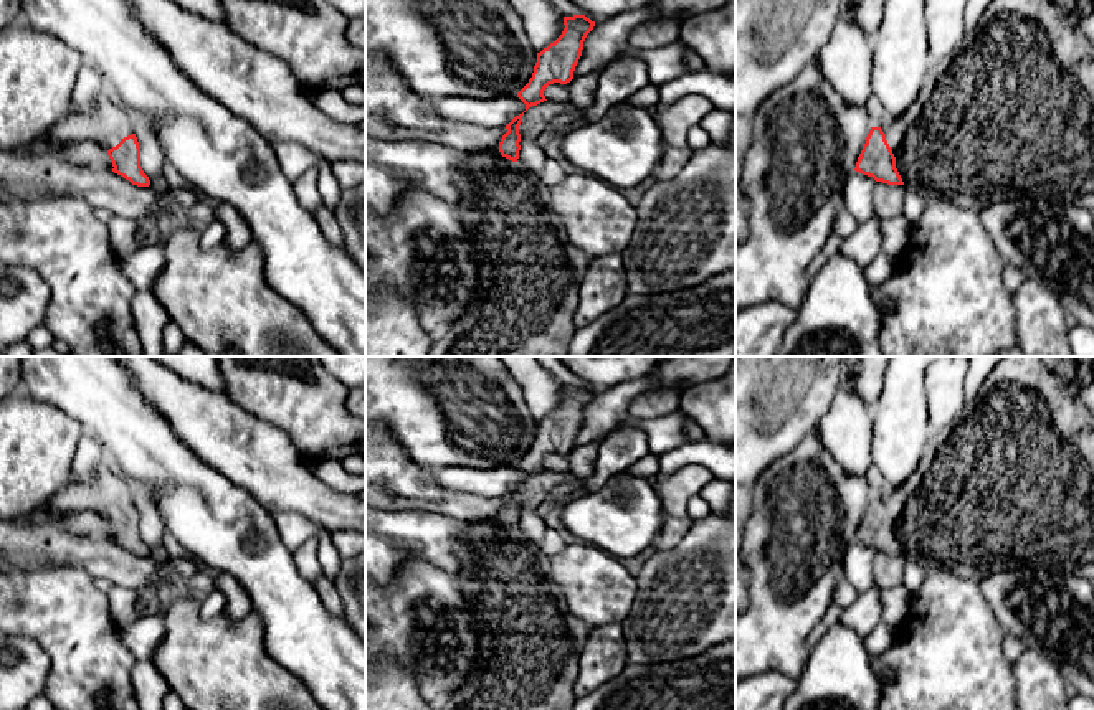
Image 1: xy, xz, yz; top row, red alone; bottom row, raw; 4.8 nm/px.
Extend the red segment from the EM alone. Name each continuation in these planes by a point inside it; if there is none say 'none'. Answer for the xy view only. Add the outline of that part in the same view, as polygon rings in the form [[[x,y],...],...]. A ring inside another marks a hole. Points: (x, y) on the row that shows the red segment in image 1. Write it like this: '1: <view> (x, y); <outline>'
1: xy (104, 124); [[[104,89],[89,112],[71,111],[46,137],[51,150],[73,142],[93,140],[107,152],[131,134],[134,130],[129,116],[114,104],[112,96]]]

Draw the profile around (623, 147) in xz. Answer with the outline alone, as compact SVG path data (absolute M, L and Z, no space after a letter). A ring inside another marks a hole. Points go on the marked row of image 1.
M625 102L555 140L573 167L621 192L653 178L664 155L663 134L649 111Z

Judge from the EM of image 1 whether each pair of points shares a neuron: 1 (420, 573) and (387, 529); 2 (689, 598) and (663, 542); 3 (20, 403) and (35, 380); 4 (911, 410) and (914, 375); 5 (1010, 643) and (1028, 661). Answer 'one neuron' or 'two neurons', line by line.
1: two neurons
2: two neurons
3: two neurons
4: one neuron
5: two neurons

